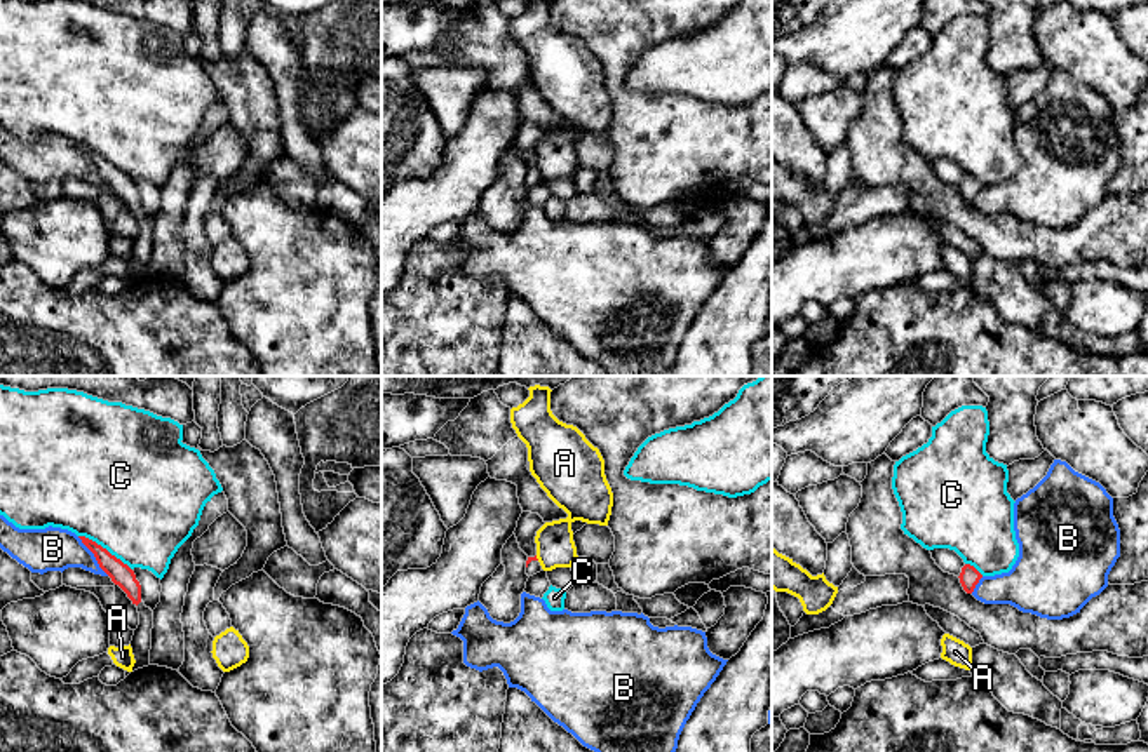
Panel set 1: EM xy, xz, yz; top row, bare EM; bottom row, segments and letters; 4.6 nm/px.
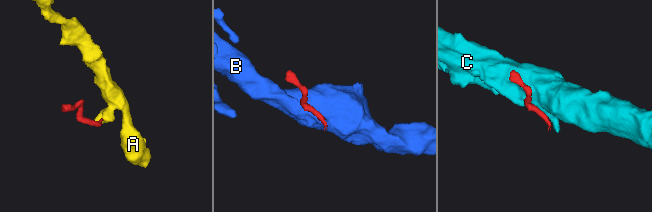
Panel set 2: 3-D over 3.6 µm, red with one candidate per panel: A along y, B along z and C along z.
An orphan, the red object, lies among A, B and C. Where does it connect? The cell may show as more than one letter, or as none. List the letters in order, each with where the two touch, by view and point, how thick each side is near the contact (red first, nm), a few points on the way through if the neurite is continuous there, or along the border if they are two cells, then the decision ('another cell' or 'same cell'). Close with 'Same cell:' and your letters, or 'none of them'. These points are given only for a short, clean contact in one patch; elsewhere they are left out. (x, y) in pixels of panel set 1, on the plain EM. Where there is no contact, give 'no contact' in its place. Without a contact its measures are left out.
A: meets red in xz at (535, 167); 20 nm thick on the red side, 180 nm on the other; border along xz (535, 166), (539, 169); another cell
B: meets red in xy at (94, 166); 100 nm thick on the red side, 200 nm on the other; border along xy (77, 147), (108, 185); another cell
C: meets red in xy at (105, 159); 100 nm thick on the red side, 500 nm on the other; another cell
Same cell: none of them

